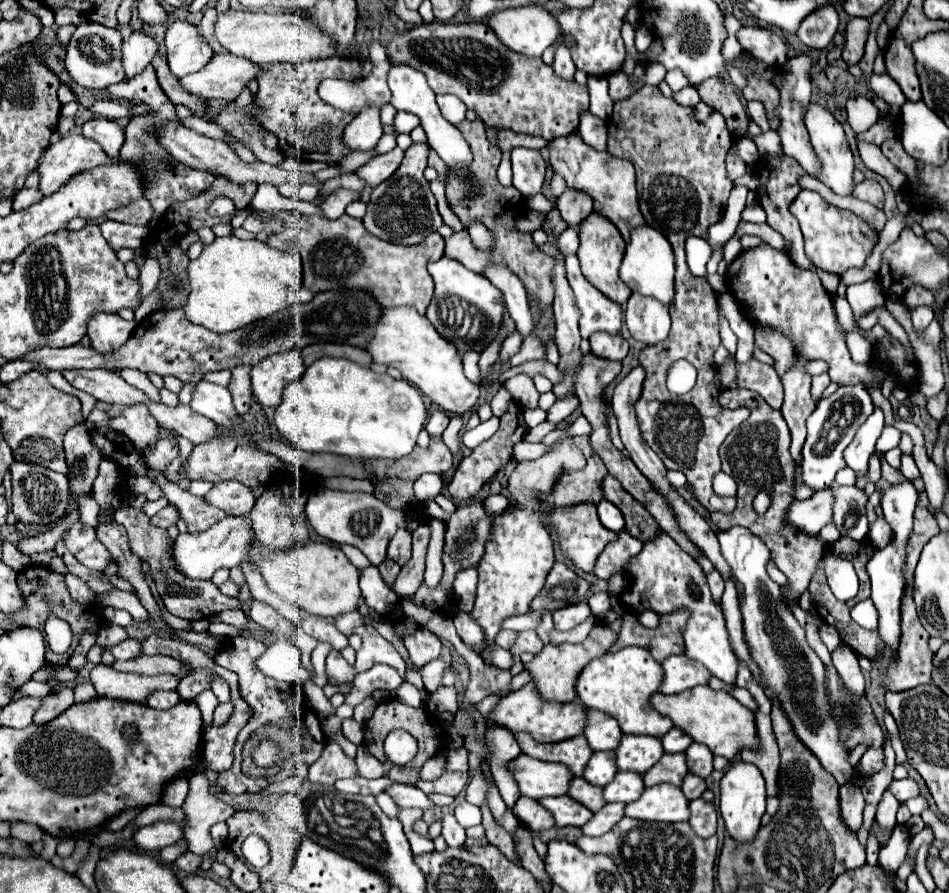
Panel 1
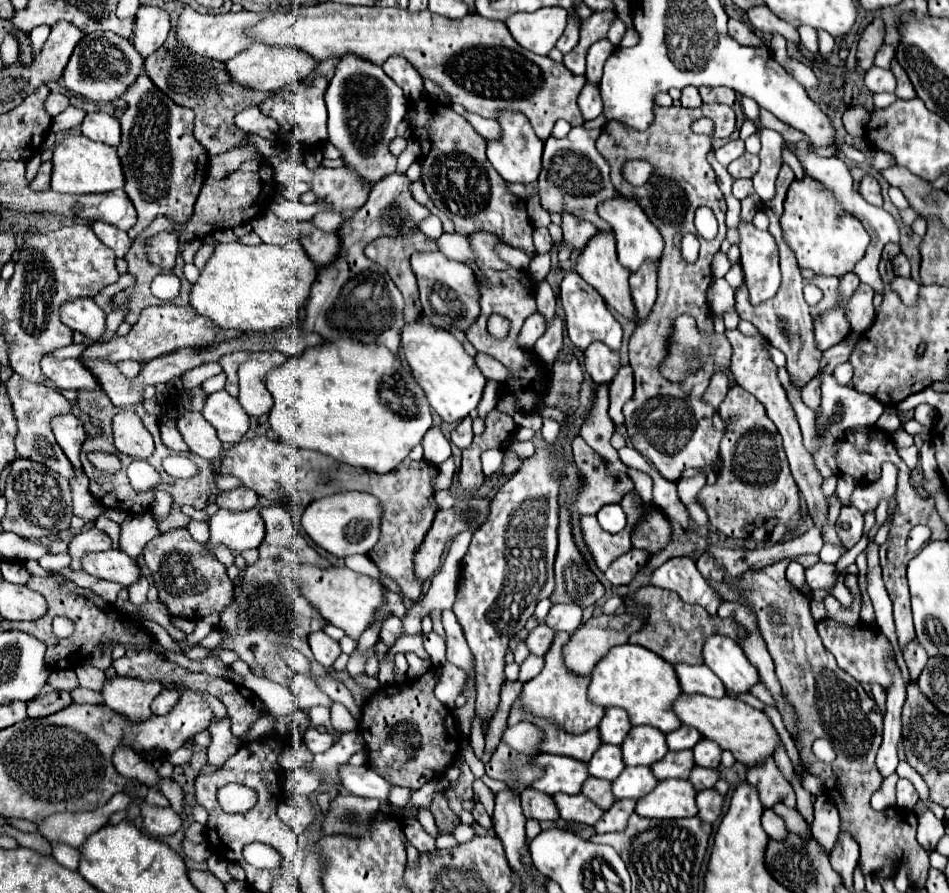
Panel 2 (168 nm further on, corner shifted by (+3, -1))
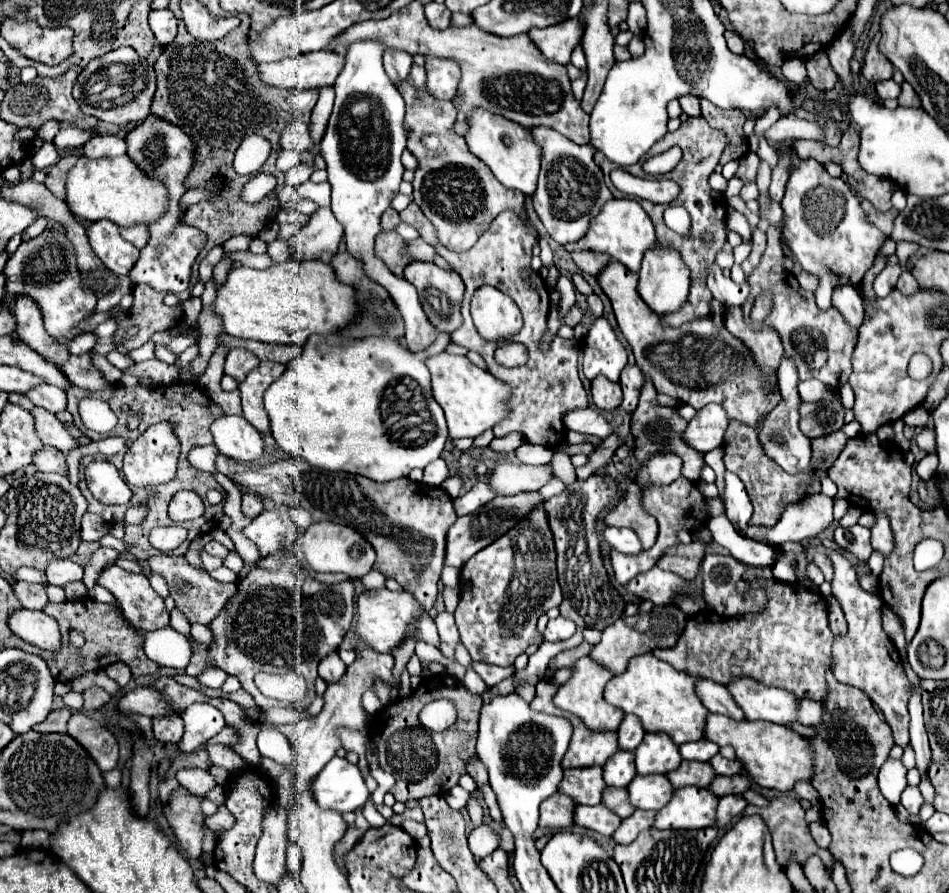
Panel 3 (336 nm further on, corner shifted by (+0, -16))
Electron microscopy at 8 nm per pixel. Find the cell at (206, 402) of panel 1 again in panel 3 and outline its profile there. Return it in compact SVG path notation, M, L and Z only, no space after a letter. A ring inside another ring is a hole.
M220 416L210 426L216 448L238 462L256 462L262 456L262 436L260 432L244 420L244 416Z

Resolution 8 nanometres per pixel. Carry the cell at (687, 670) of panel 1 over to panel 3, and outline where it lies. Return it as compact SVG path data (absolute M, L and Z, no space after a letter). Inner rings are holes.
M698 680L696 682L696 694L700 698L700 702L716 714L724 714L728 718L734 720L744 720L742 710L738 708L738 704L734 702L734 698L730 696L730 692L726 690L726 686L712 682L712 680Z

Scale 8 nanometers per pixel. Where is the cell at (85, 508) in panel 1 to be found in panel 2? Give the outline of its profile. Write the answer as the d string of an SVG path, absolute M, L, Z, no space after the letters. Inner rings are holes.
M13 373L5 381L5 385L7 385L7 393L13 401L13 409L15 409L15 417L17 417L17 425L19 425L19 433L17 433L17 439L15 439L17 455L23 457L23 459L39 461L39 463L47 465L49 469L55 469L59 475L71 479L73 477L73 465L65 457L63 449L57 445L57 441L51 433L51 427L49 427L51 417L71 411L71 403L61 393L57 393L55 389L23 381L23 377L19 377L17 373Z

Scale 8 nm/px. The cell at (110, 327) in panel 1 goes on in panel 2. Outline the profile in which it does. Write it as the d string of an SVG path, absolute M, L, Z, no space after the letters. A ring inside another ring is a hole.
M77 297L61 305L59 319L73 331L99 341L105 331L105 311L95 305L91 297Z

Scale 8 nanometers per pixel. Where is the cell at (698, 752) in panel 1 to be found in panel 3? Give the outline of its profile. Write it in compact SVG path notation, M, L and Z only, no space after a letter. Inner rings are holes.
M716 754L710 758L710 766L718 776L734 776L742 770L740 760L726 760L722 754Z

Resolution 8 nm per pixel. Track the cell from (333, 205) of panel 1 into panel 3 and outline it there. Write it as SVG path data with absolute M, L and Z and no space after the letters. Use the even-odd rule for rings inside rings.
M278 238L278 240L274 240L272 244L268 244L268 254L272 256L272 260L278 264L278 262L284 262L286 258L288 258L288 244L290 240L282 240L282 238Z

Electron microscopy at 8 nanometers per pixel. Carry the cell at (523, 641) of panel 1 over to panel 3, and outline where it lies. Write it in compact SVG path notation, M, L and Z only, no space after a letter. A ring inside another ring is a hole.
M582 642L580 646L576 646L576 648L572 648L572 650L564 650L564 652L560 652L560 654L556 654L552 660L550 660L550 670L558 670L558 668L570 668L578 658L582 658L582 656L586 656L588 652L592 650L592 646L588 644L588 642Z

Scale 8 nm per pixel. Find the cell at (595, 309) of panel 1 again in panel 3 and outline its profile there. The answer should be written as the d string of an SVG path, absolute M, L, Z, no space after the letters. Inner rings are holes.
M604 316L592 324L588 336L580 342L580 350L584 376L588 380L602 374L612 382L618 382L620 372L628 362L628 354Z

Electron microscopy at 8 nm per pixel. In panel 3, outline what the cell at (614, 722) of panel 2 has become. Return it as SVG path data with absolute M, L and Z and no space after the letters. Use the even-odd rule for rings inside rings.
M628 714L628 716L622 720L622 724L618 726L616 734L618 734L618 748L632 752L632 750L636 750L636 746L642 742L642 738L644 738L644 728L642 728L642 724L640 724L640 720L638 720L636 716Z

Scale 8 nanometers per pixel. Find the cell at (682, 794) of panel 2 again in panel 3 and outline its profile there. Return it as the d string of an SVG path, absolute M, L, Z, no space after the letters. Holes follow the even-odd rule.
M686 786L674 790L670 802L658 810L654 828L658 830L700 830L714 826L714 810L718 798L706 788Z

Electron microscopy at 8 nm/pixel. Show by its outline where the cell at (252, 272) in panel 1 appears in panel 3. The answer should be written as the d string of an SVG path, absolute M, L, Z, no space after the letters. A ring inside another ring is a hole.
M286 260L266 270L232 268L220 284L210 310L222 320L222 328L230 336L268 342L304 346L312 334L334 334L342 330L356 314L352 288L338 282L330 264Z

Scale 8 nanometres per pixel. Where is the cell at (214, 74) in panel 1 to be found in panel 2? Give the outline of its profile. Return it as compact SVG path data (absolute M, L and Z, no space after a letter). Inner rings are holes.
M255 43L249 49L245 49L243 53L235 55L231 61L227 61L227 71L231 73L231 77L251 89L259 89L259 91L279 91L285 85L293 85L303 81L307 75L311 75L321 61L317 61L315 57L311 57L309 53L303 53L303 49L291 47L291 45L263 45L263 43Z

